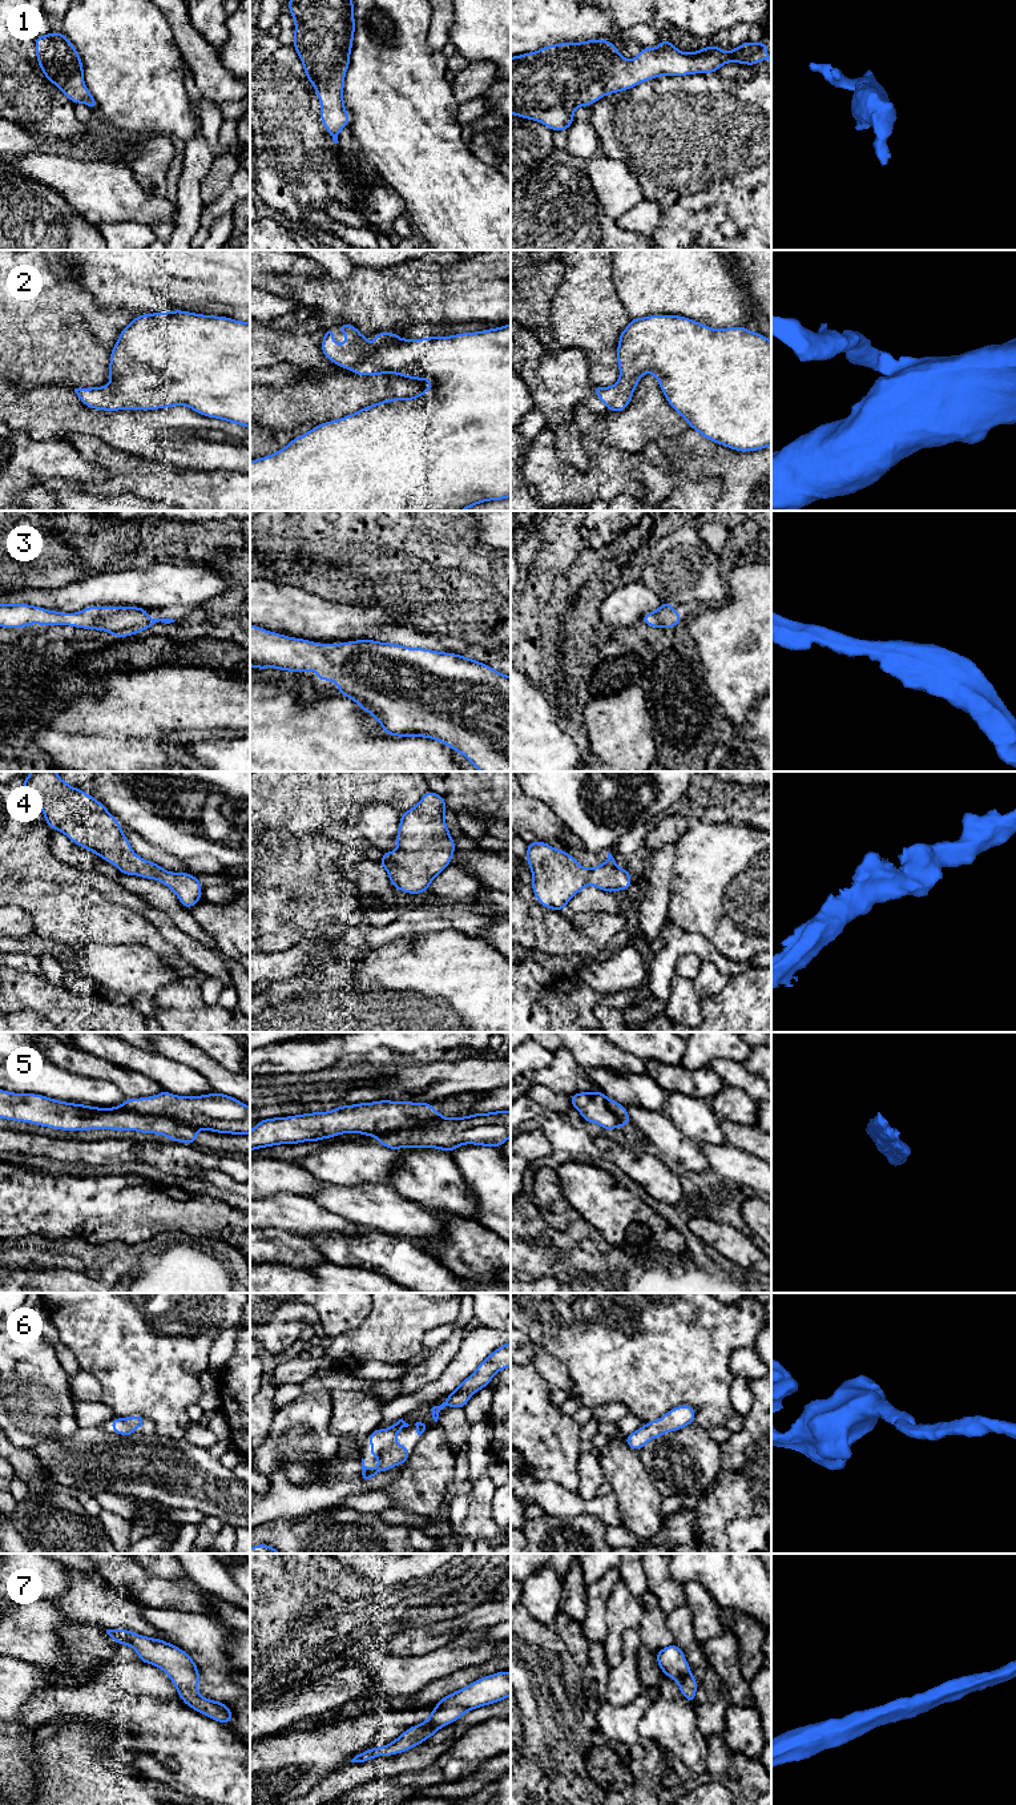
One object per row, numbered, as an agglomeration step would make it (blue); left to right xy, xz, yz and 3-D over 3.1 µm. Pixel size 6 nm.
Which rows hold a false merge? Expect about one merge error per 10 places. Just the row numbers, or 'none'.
5

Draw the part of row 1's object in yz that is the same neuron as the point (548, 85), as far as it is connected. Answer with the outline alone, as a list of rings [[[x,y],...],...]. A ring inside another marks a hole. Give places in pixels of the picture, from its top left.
[[[661,39],[658,48],[642,47],[637,57],[625,60],[609,40],[545,45],[537,52],[511,57],[511,114],[539,121],[553,132],[568,130],[574,122],[573,112],[578,106],[589,106],[605,94],[632,89],[660,76],[718,72],[726,63],[753,67],[762,60],[770,61],[766,47],[766,41],[754,44],[746,40],[730,52],[725,52],[714,44],[698,52],[684,53],[669,40]]]

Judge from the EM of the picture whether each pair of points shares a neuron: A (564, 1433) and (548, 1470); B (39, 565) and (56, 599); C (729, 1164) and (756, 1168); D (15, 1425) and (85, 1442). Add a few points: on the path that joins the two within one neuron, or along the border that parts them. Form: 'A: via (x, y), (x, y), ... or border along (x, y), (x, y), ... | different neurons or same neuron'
A: via (555, 1442), (551, 1446), (548, 1461) | same neuron
B: border along (80, 579), (61, 587), (24, 588), (20, 591) | different neurons
C: via (736, 1165), (749, 1168) | same neuron
D: border along (79, 1427), (65, 1439), (45, 1439), (39, 1445) | different neurons

